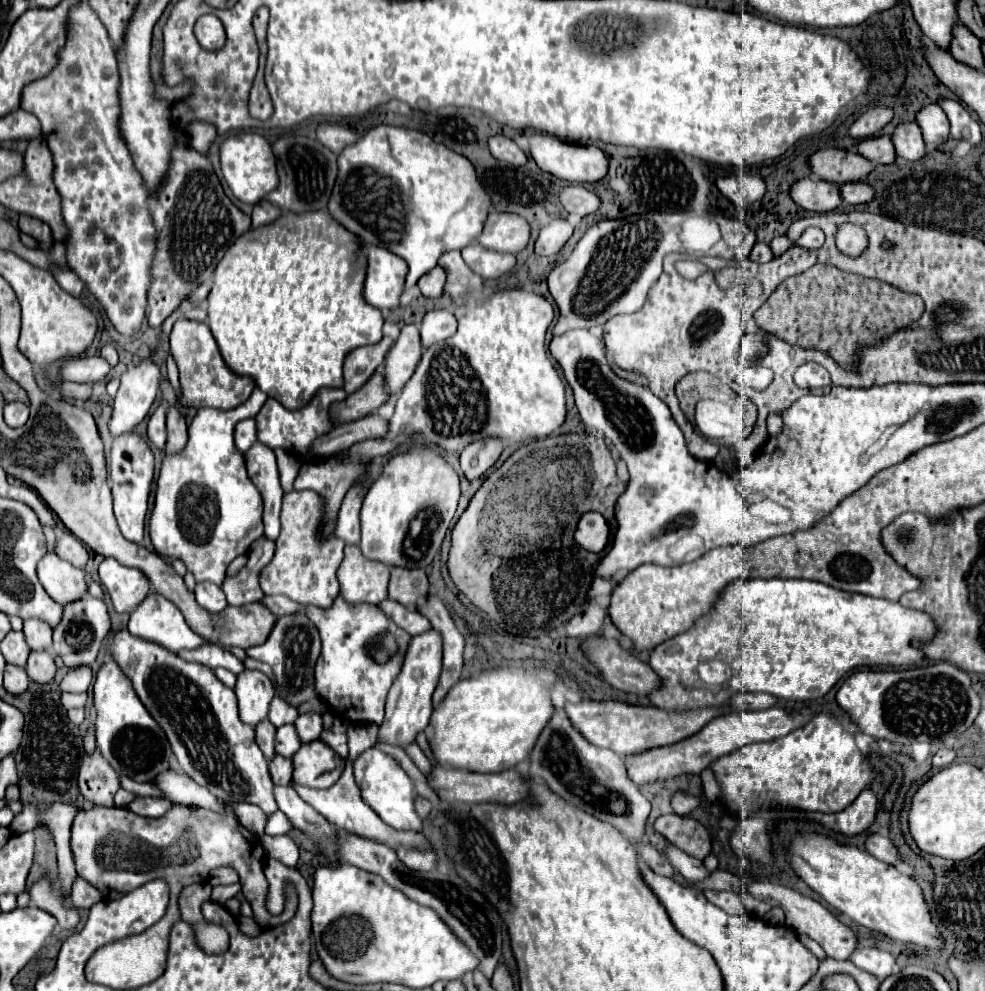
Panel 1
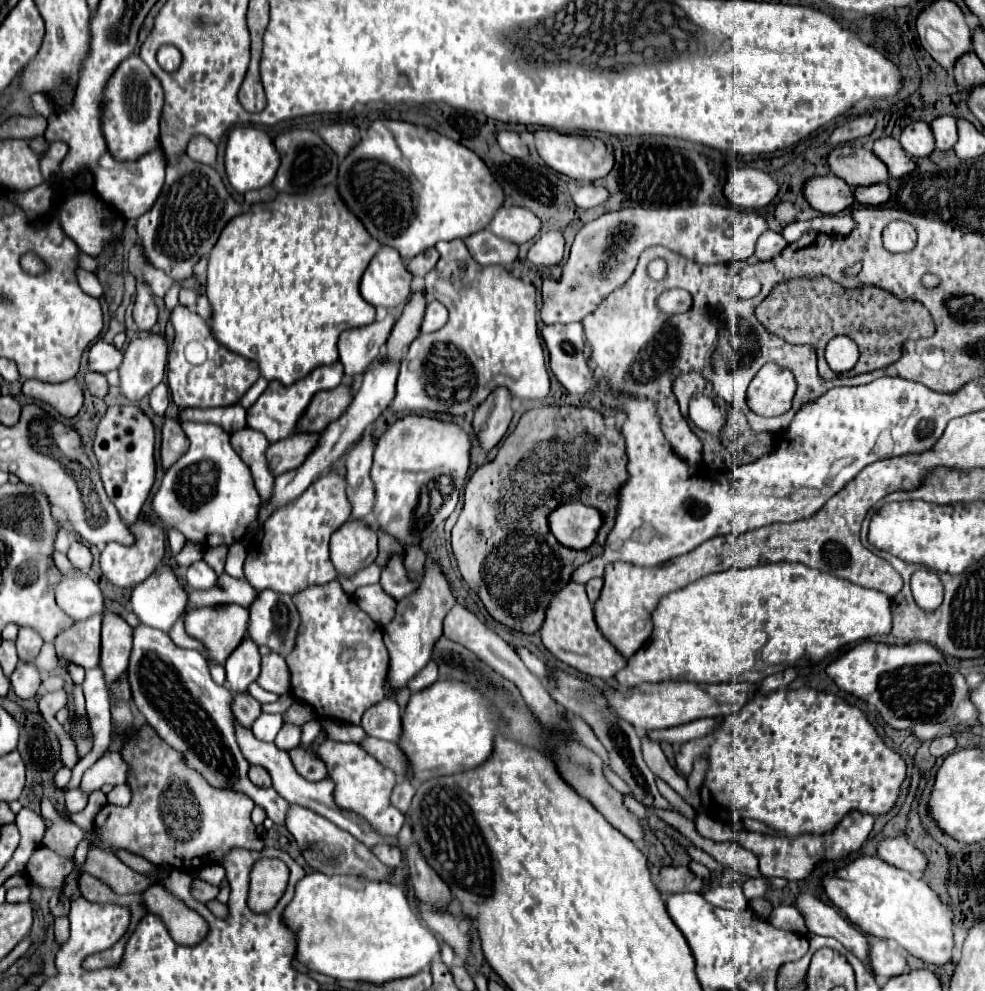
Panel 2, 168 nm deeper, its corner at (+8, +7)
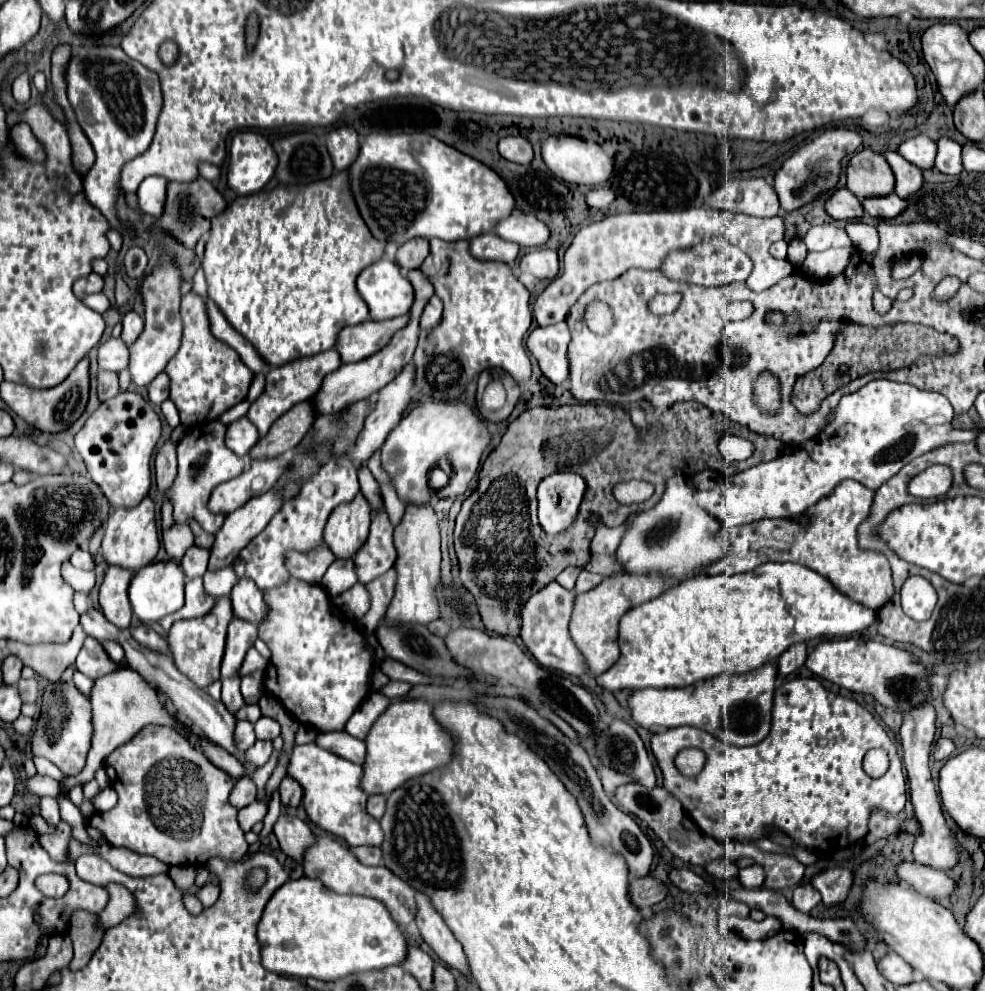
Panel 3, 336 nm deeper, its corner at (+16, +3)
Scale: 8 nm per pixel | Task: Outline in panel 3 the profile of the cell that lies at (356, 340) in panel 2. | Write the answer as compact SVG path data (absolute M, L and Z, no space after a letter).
M408 315L394 317L388 321L364 321L352 327L344 327L336 341L342 363L362 361L376 351L380 351L392 337L394 331L402 329L408 323Z

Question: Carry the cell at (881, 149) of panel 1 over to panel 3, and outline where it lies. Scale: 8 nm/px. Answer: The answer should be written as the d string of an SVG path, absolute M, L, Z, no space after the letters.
M884 151L882 155L884 155L884 159L888 161L894 177L896 177L894 193L896 193L898 197L902 197L902 199L914 195L914 193L922 187L922 183L924 183L922 171L916 169L914 165L910 165L910 163L908 163L904 157L900 157L900 153L896 153L896 151Z

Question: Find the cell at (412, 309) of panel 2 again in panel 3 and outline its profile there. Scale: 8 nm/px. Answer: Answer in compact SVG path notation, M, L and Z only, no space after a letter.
M414 269L408 273L408 281L412 283L414 287L414 303L412 303L412 309L408 313L410 321L406 327L402 327L400 331L396 331L390 339L390 343L380 349L378 353L374 353L372 357L366 357L364 361L358 361L358 363L352 363L352 365L342 365L340 369L332 371L320 391L316 393L314 397L314 405L318 409L318 415L326 415L326 413L338 413L338 409L342 409L344 405L348 403L354 403L354 401L360 401L364 397L370 397L372 393L380 391L384 385L392 383L396 379L396 375L400 373L400 369L404 369L406 363L410 363L412 355L414 355L414 349L416 349L416 343L418 343L418 333L420 333L420 327L418 327L418 321L420 321L420 315L422 315L422 309L424 305L428 303L428 299L434 295L434 287L428 285L428 281L424 279L424 275L420 273L420 269Z

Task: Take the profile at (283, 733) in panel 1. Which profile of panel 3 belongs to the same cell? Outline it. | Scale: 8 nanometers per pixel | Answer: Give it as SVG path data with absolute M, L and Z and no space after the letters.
M238 721L236 723L236 747L240 751L250 749L256 743L256 733L254 733L254 723L252 721Z

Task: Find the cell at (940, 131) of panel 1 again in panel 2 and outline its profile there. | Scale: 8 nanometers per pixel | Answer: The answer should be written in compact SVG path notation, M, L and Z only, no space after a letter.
M938 117L930 123L934 137L936 137L936 149L940 151L950 151L954 149L956 141L958 141L958 127L956 127L956 119L954 117Z

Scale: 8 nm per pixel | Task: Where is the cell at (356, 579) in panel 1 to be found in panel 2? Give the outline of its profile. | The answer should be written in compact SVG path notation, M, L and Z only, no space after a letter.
M348 519L330 541L330 559L338 571L338 577L350 577L352 573L368 567L378 555L376 531L364 521Z

